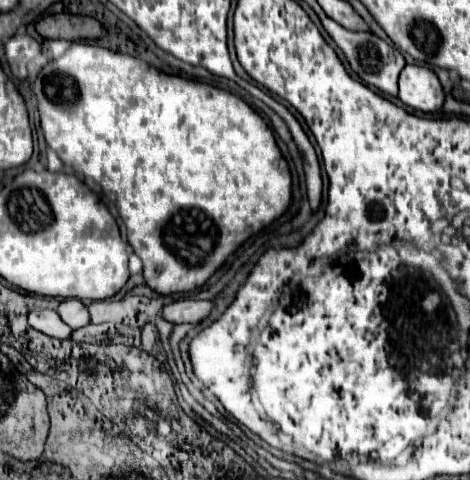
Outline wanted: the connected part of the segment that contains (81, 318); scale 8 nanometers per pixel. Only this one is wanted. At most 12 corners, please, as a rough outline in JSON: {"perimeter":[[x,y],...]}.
{"perimeter":[[78,299],[60,303],[58,313],[72,329],[86,327],[90,313]]}

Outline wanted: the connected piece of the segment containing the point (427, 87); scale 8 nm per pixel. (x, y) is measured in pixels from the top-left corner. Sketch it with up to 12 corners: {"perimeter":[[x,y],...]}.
{"perimeter":[[406,65],[400,101],[432,113],[444,105],[444,89],[428,67]]}

